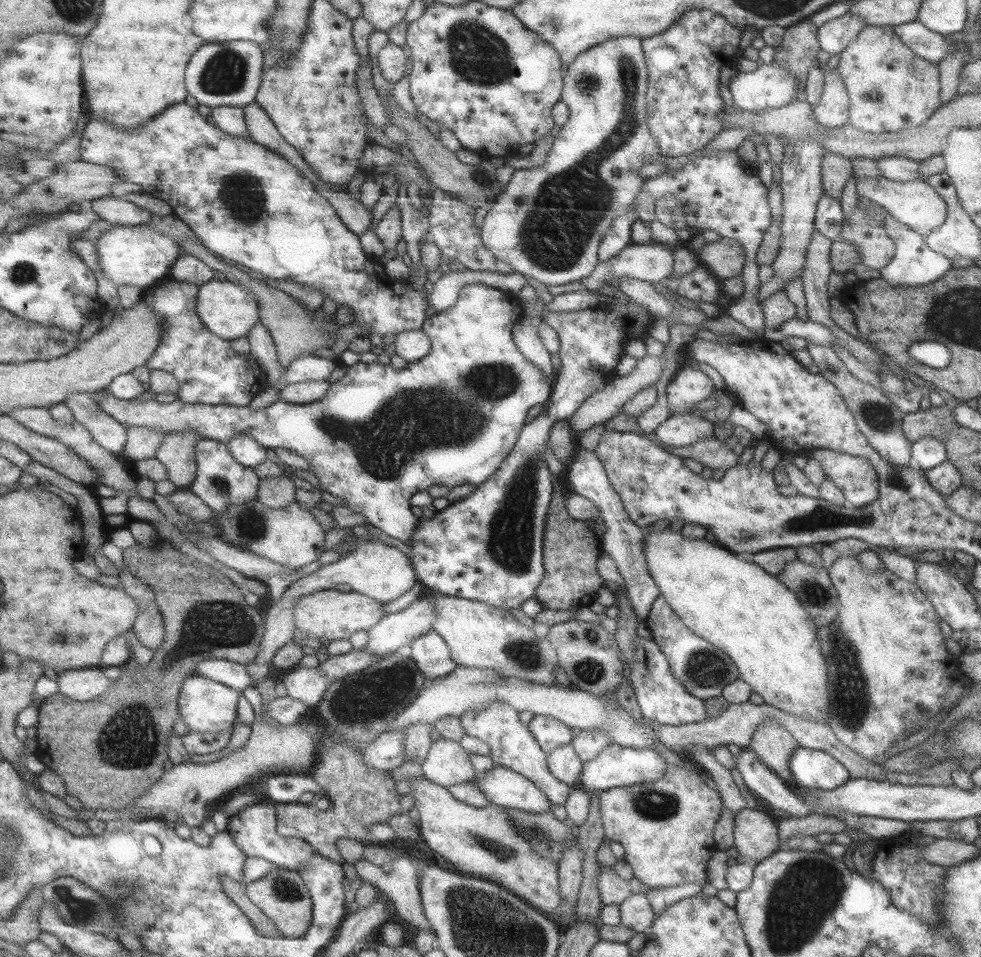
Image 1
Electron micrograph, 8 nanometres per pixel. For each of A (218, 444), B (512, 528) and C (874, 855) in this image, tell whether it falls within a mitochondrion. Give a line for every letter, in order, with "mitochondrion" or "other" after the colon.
A: other
B: mitochondrion
C: other

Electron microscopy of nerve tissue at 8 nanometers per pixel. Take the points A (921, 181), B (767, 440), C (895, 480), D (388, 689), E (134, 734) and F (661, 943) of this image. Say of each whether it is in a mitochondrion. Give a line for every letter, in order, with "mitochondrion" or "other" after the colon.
A: other
B: other
C: mitochondrion
D: mitochondrion
E: mitochondrion
F: other

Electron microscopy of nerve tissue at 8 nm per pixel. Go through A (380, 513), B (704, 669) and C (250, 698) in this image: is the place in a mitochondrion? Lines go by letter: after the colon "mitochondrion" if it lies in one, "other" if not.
A: other
B: mitochondrion
C: other

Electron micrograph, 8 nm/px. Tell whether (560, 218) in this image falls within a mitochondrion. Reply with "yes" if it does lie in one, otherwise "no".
yes

